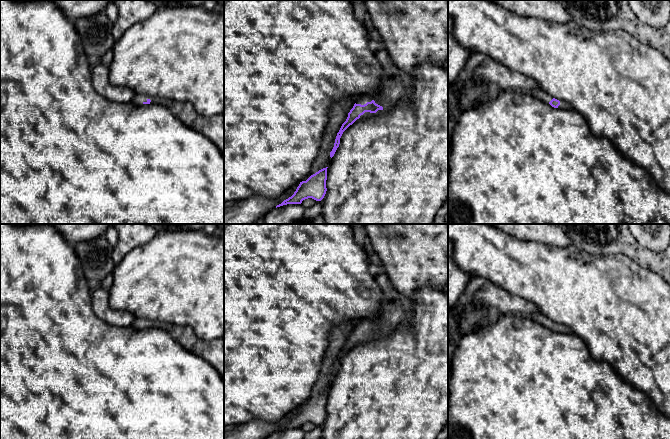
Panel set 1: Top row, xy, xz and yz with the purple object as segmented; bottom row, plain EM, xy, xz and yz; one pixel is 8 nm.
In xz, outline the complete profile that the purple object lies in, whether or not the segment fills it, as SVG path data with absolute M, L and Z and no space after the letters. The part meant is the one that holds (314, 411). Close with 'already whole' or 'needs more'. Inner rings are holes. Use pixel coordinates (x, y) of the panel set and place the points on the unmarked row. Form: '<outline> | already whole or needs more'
M328 391L319 394L311 399L306 405L300 406L294 418L277 429L276 432L287 428L301 428L303 424L308 422L321 425L327 415L327 392Z | already whole

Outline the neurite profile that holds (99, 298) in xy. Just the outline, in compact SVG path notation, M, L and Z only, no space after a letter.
M102 287L91 292L91 304L95 315L109 325L129 327L135 320L131 312L112 309L109 305L109 291Z

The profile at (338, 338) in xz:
M346 321L332 329L328 339L328 348L322 362L320 375L312 389L309 399L304 405L319 394L329 390L331 385L330 376L334 371L337 357L339 356L342 348L346 345L348 337L353 332L354 328L355 324L353 322Z

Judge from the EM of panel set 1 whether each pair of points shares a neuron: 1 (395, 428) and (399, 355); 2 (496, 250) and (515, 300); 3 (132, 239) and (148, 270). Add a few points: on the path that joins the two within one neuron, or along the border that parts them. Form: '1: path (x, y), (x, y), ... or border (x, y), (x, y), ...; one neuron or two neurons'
1: path (395, 410), (395, 396), (399, 392), (399, 373); one neuron
2: border (492, 283), (534, 304); two neurons
3: border (156, 234), (147, 242), (132, 248), (119, 262); two neurons

